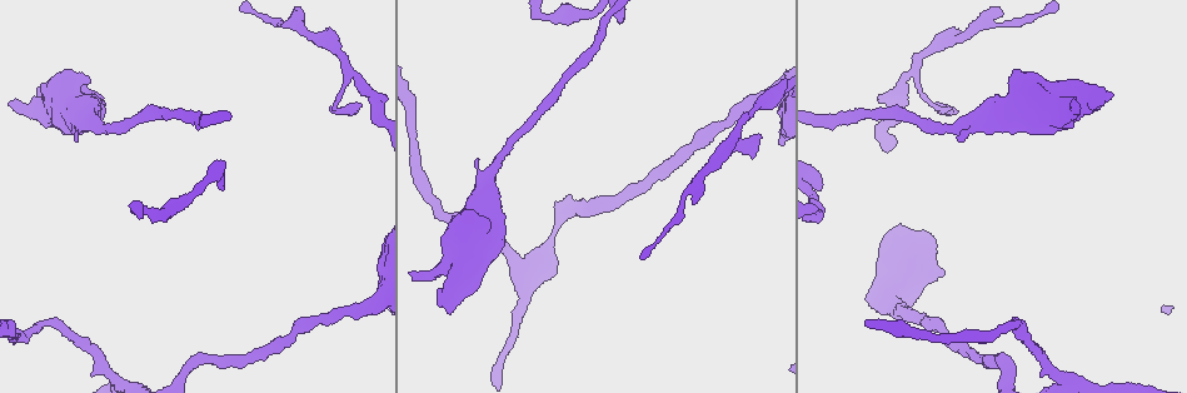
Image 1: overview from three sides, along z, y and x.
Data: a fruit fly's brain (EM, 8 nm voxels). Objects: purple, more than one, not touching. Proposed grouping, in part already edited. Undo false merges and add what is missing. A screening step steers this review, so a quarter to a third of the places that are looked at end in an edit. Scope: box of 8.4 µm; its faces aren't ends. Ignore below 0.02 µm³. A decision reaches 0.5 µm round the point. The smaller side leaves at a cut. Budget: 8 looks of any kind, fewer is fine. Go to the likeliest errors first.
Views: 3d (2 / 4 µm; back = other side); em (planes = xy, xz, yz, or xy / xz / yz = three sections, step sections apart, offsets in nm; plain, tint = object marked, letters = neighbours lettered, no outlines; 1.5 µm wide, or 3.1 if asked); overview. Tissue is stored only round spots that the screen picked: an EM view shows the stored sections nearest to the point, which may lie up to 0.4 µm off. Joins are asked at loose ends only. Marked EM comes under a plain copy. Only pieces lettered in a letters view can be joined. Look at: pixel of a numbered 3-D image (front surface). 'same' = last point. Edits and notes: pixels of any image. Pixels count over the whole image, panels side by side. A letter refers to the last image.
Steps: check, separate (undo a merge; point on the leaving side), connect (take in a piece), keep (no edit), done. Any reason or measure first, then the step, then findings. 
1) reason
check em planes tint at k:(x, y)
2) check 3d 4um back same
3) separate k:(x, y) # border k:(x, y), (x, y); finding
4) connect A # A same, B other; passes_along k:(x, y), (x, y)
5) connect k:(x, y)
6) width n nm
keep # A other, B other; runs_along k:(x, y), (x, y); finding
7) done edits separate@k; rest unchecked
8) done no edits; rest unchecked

an open end
check 3d 4um at 1:(958, 142)

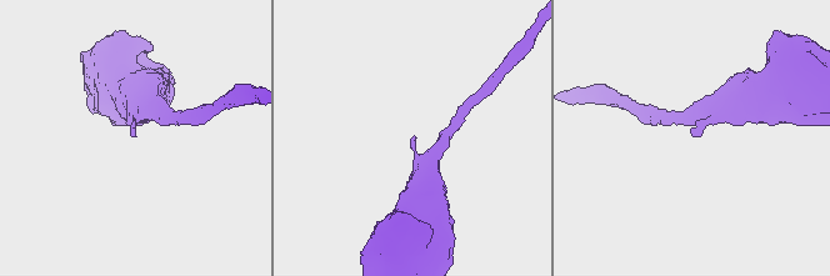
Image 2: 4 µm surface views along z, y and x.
check em planes tint at 2:(693, 136)

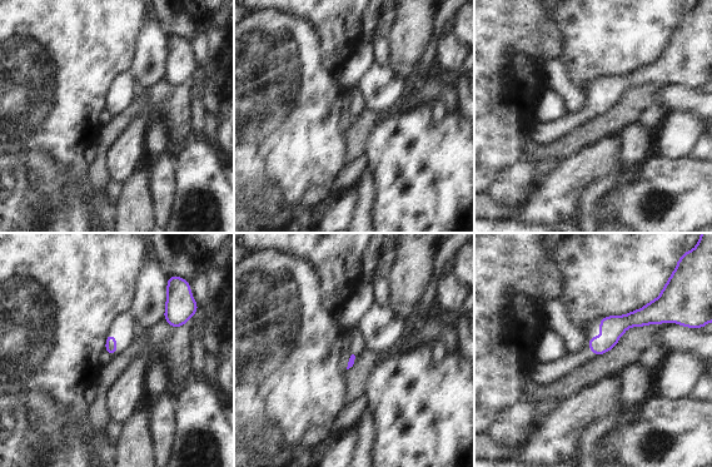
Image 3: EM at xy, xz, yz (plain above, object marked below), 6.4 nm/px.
check em planes letters same

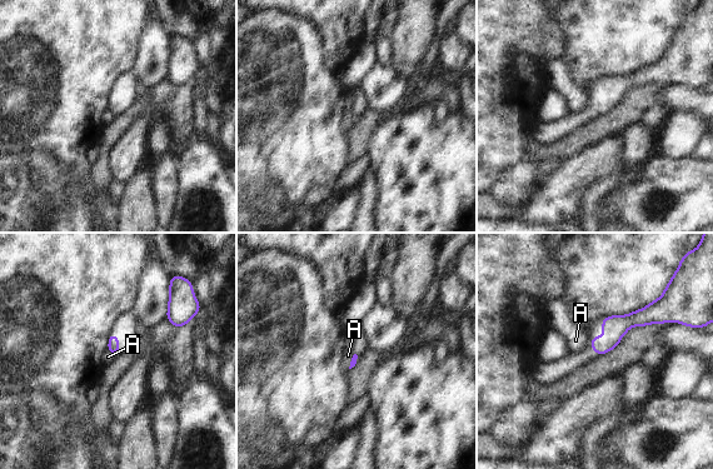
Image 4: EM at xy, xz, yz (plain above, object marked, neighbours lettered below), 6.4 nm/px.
keep # A other; runs_along 4:(661, 314), (631, 319), (594, 345); no lettered piece goes on from it

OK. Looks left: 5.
an open end
check em yz step 8 letters at 1:(450, 314)

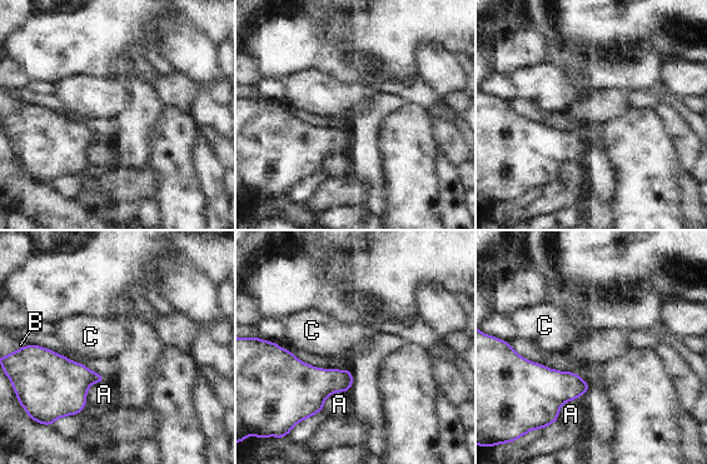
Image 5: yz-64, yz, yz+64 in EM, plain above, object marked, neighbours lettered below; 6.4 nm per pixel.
keep # A other, B other, C other; no lettered piece goes on from it

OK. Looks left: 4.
side arm on a straight run
check em planes letters at 1:(757, 104)

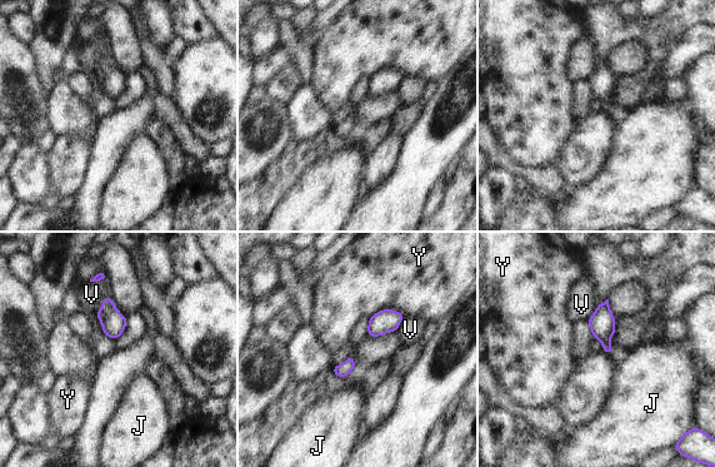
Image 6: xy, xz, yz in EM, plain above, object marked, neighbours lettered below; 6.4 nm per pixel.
keep # J other, V other, Y other; border 6:(404, 314), (381, 309), (369, 317); one neuron here

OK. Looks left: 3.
done no edits; rest unchecked

